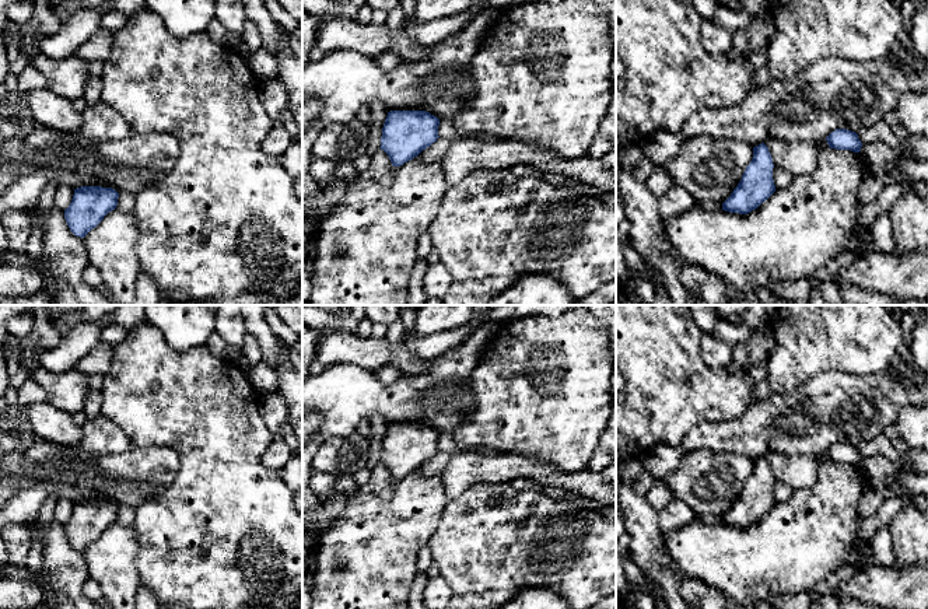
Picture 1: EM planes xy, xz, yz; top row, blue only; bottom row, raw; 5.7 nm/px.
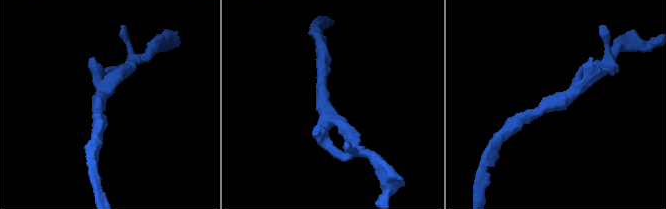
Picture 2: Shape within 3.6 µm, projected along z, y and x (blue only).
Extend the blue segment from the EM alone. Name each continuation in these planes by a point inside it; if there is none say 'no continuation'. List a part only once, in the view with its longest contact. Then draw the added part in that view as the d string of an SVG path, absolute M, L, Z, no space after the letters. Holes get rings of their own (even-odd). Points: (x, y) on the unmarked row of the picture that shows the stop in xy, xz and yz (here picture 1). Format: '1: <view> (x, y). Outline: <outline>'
no continuation

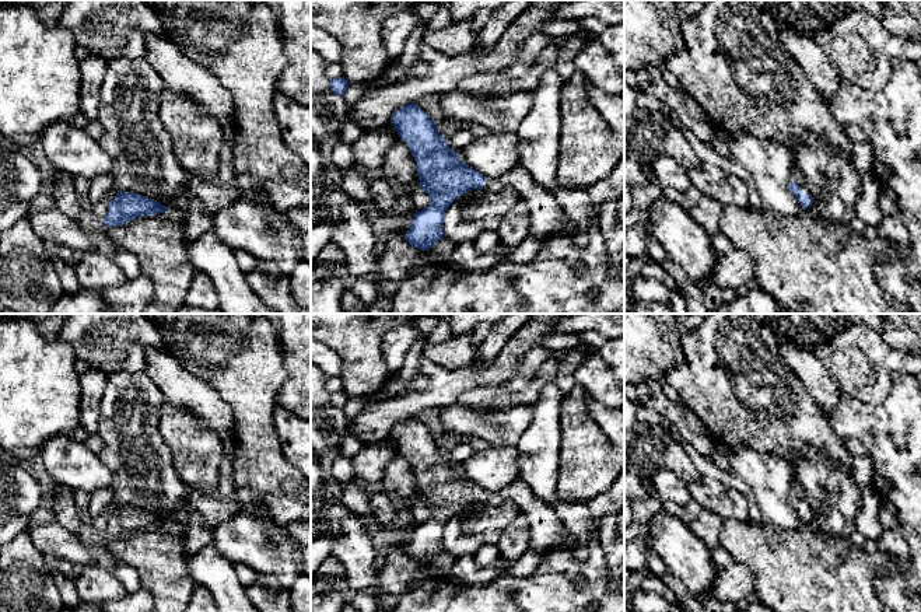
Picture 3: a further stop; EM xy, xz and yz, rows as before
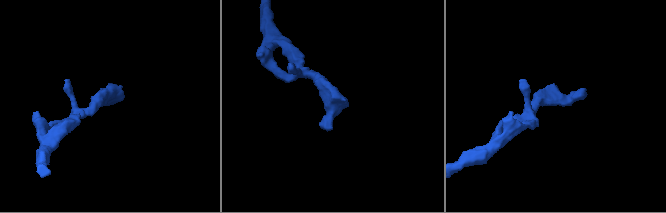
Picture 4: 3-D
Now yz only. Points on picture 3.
1: yz (797, 490). Outline: M795 478L792 479L789 494L798 497L803 507L809 507L805 492L803 492L801 483Z

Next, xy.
1: xy (179, 516). Outline: M183 510L174 513L169 520L168 520L168 525L174 527L178 521L183 521L186 520L186 513Z

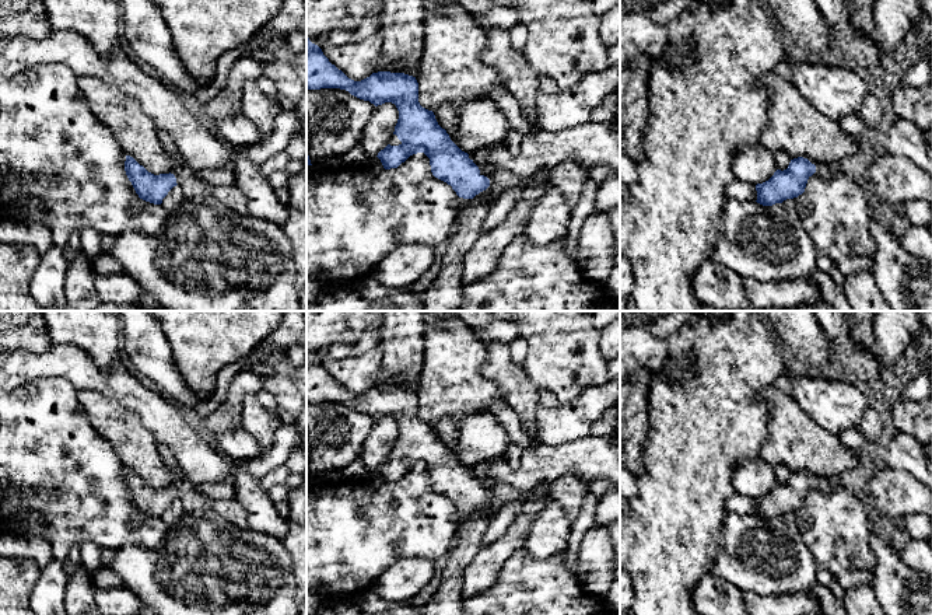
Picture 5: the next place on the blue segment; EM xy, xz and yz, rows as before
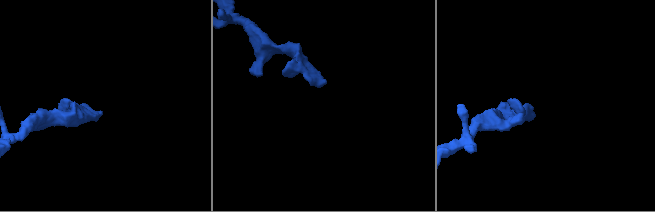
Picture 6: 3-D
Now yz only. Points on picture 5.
1: yz (822, 484). Outline: M817 479L816 488L821 490L833 490L840 483L838 479Z

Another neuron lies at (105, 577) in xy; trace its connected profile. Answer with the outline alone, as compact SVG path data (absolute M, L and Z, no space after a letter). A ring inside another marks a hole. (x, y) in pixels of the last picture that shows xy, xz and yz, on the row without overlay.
M101 566L94 574L97 588L116 588L125 586L122 577L111 567Z

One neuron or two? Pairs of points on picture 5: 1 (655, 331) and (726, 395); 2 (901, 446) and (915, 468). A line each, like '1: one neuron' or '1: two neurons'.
1: two neurons
2: one neuron

